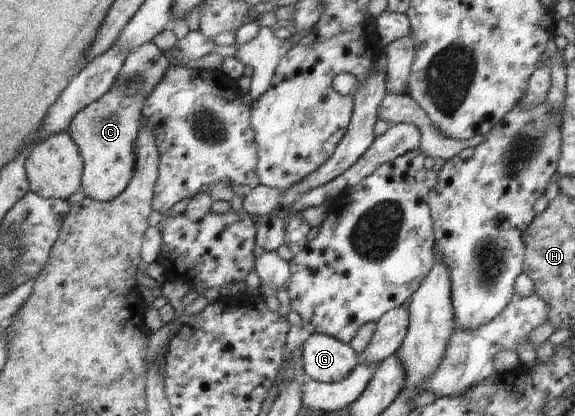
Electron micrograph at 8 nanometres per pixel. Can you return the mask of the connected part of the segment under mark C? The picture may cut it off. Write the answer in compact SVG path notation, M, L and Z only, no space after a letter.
M155 43L133 49L125 60L113 89L99 101L80 111L68 131L84 157L82 188L86 196L101 202L113 201L132 182L136 173L136 145L144 120L144 107L153 89L161 83L171 67L171 57Z

